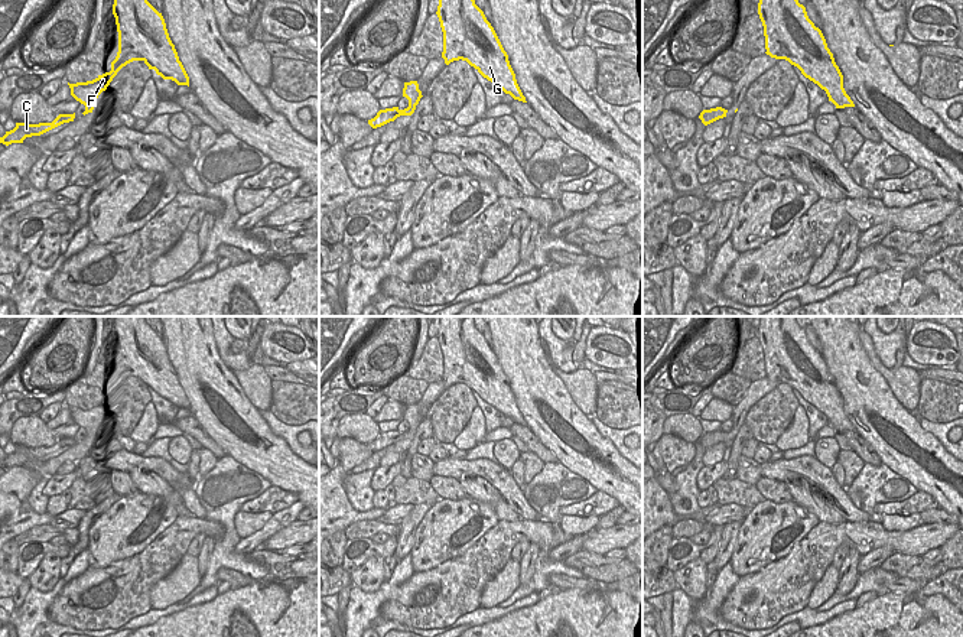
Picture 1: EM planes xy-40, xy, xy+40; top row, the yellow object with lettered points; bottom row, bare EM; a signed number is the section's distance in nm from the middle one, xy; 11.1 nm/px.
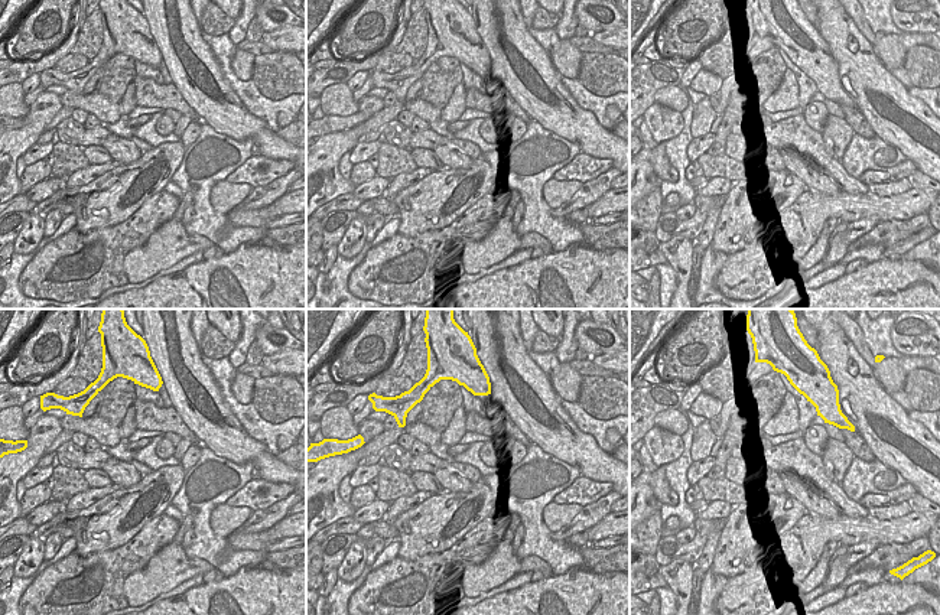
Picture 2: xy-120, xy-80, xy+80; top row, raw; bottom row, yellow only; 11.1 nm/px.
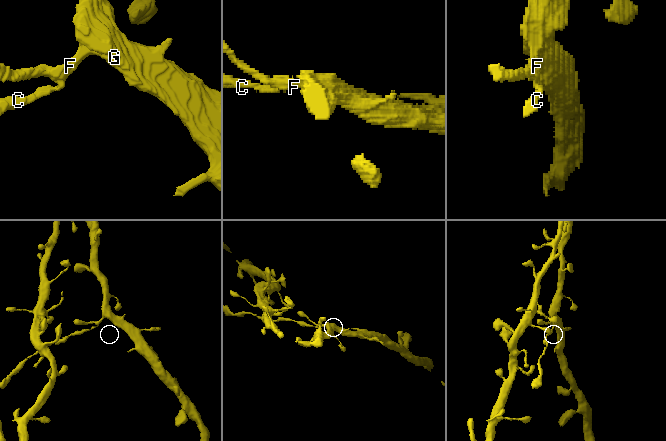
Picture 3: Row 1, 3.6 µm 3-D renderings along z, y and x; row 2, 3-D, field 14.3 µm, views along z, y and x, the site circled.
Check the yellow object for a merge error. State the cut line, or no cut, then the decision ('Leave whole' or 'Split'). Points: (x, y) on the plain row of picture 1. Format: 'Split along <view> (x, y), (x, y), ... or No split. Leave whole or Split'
Split along xy (403, 434), (399, 438). Split.

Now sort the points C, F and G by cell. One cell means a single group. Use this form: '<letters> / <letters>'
C / F G

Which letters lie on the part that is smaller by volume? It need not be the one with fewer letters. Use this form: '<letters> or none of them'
C

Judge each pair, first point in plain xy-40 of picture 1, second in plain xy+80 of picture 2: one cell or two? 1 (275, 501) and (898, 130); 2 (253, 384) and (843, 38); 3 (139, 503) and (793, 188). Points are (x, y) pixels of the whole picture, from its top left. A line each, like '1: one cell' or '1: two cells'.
1: two cells
2: two cells
3: one cell

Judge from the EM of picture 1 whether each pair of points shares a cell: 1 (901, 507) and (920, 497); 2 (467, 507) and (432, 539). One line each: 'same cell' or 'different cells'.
1: same cell
2: same cell

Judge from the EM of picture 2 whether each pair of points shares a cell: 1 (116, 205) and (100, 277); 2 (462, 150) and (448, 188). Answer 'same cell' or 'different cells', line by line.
1: different cells
2: different cells

